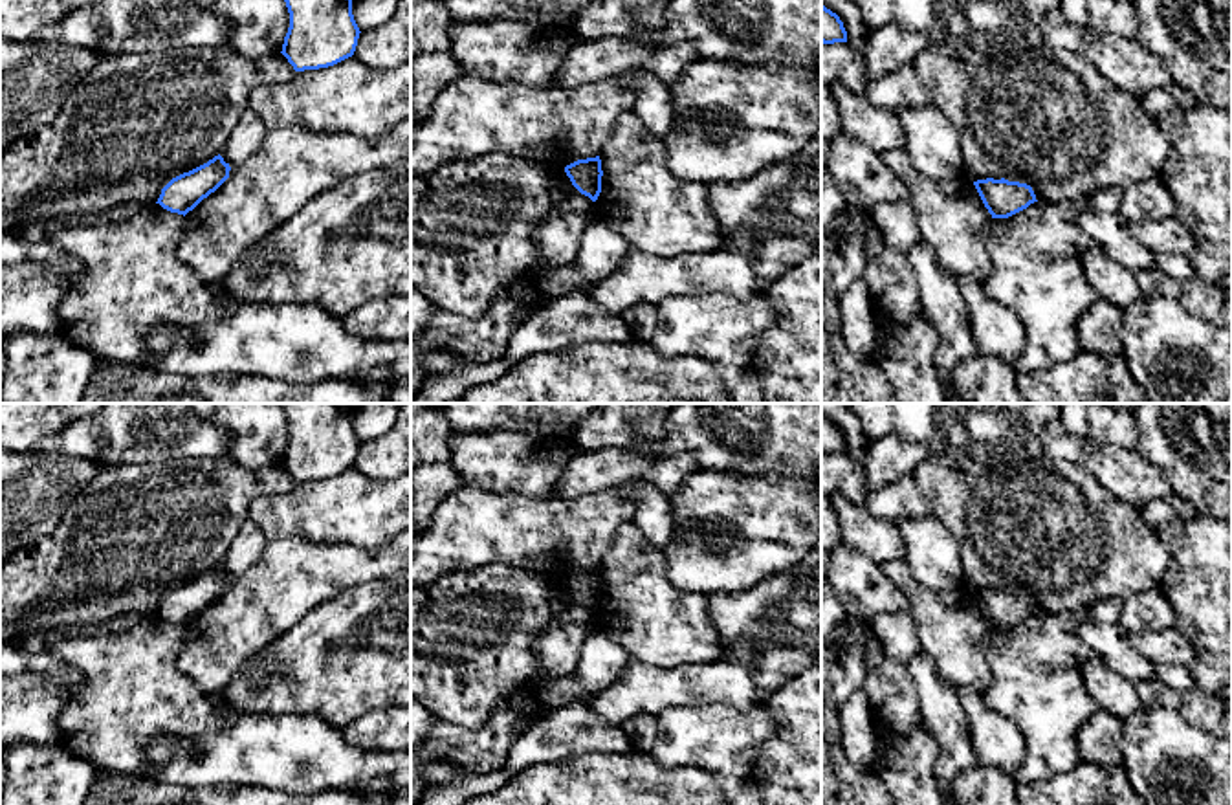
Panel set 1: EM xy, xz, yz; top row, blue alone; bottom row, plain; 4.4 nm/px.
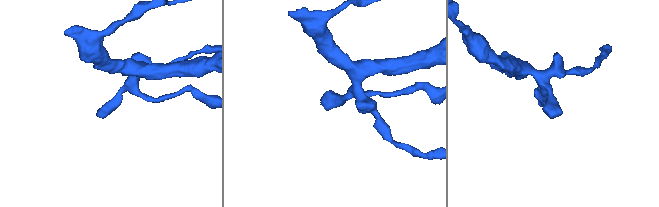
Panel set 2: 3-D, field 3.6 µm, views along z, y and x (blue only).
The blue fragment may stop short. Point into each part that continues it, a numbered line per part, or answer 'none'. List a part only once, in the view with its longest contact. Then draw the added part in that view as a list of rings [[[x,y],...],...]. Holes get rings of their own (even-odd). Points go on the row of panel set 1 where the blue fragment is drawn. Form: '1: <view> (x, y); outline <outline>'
none

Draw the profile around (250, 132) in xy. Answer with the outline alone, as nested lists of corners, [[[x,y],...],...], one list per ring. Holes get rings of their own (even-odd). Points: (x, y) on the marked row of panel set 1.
[[[251,110],[238,119],[220,152],[224,161],[231,167],[229,174],[233,174],[249,156],[257,152],[266,134],[268,130],[264,128],[262,121]]]

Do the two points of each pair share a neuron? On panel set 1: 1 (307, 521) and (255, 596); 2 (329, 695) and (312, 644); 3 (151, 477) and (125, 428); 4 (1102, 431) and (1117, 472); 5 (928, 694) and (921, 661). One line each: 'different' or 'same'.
1: different
2: same
3: different
4: different
5: same

